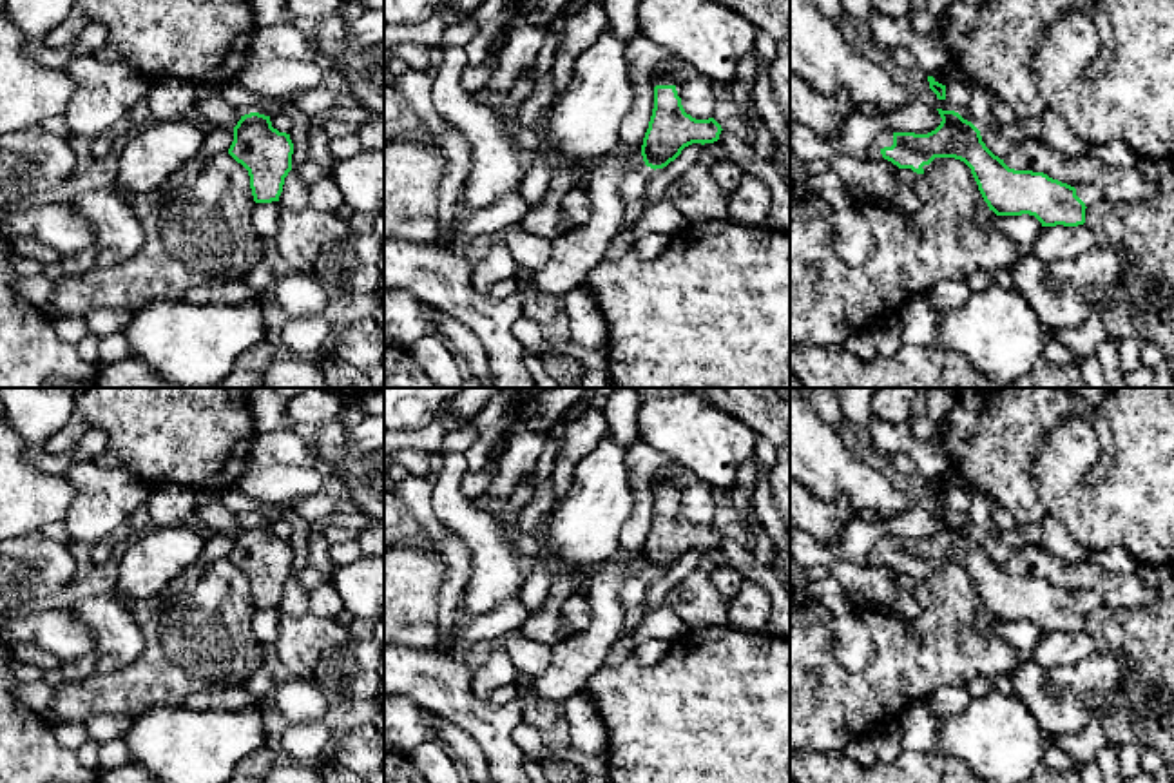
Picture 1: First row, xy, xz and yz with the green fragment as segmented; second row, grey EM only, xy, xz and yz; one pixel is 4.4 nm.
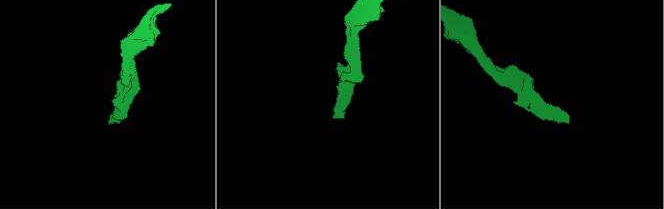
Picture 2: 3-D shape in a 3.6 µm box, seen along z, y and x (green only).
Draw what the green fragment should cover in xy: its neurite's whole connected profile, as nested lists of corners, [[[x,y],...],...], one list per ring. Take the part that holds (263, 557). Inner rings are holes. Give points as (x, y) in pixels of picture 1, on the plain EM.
[[[250,518],[234,533],[228,560],[248,576],[255,609],[279,607],[284,584],[292,576],[290,540],[274,535],[270,522]]]

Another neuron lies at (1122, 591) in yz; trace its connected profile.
[[[1033,544],[1015,549],[1004,569],[1015,576],[1044,578],[1071,593],[1091,589],[1114,609],[1143,609],[1158,598],[1158,589],[1147,587],[1136,573],[1112,575],[1091,560],[1069,564]]]

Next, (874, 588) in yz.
[[[790,526],[792,564],[826,567],[844,587],[857,607],[895,613],[895,594],[900,591],[899,573],[888,566],[857,566],[839,558],[830,547],[803,529]]]

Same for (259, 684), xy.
[[[265,663],[239,687],[243,687],[245,692],[255,696],[259,701],[275,691],[275,683]]]

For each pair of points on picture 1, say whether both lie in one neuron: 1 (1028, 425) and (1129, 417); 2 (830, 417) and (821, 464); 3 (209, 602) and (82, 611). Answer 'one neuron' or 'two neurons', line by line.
1: two neurons
2: two neurons
3: two neurons

